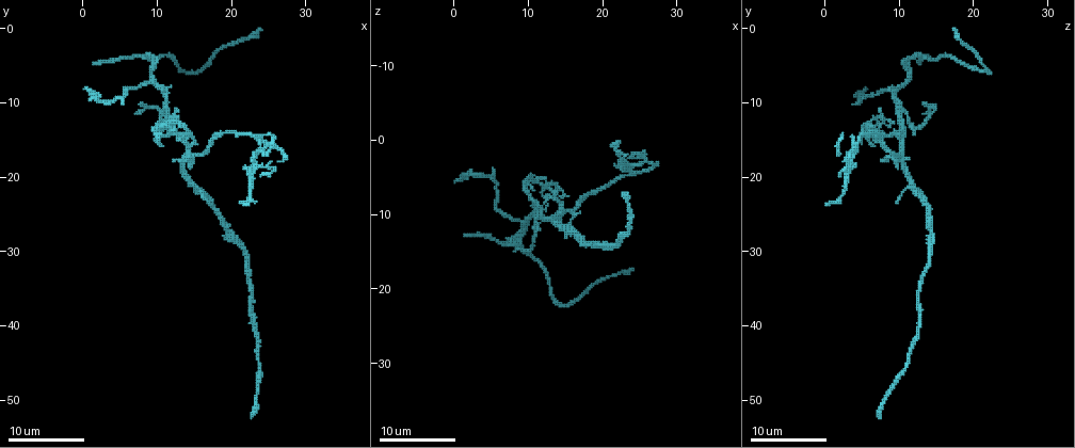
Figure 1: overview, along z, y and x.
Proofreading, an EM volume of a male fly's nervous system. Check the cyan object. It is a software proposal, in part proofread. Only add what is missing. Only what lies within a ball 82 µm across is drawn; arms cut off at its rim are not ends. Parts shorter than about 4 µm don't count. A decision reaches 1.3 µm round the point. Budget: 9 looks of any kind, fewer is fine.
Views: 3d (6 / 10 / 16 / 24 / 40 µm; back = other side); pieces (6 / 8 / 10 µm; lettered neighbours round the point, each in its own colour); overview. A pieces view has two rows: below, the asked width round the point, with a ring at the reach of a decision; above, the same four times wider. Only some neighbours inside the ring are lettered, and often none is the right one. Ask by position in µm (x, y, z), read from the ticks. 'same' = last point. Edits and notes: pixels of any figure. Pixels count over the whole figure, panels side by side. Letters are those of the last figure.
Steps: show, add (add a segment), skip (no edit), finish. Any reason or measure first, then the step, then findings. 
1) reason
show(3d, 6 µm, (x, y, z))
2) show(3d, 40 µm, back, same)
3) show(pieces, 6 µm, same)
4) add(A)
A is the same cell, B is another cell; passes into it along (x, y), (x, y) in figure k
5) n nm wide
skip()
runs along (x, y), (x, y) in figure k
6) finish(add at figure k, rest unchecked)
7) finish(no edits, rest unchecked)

branch stops here
show(pieces, 10 µm, (7.5, 10.0, 13.5))

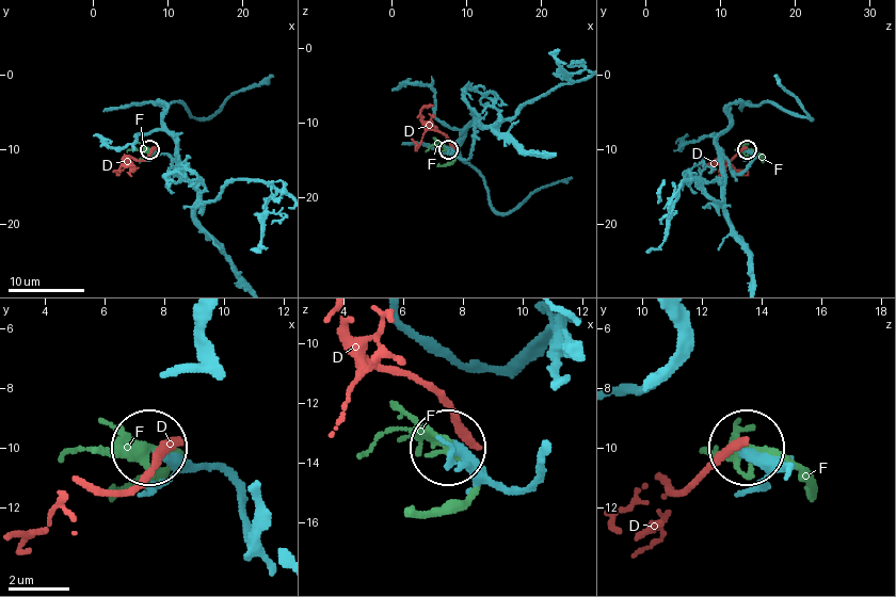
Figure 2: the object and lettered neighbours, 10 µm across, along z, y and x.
310 nm wide
skip()
D and F are other cells; none of them fits

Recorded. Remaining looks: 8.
branch stops here
show(pieces, 10 µm, (2.0, 4.5, 13.0))

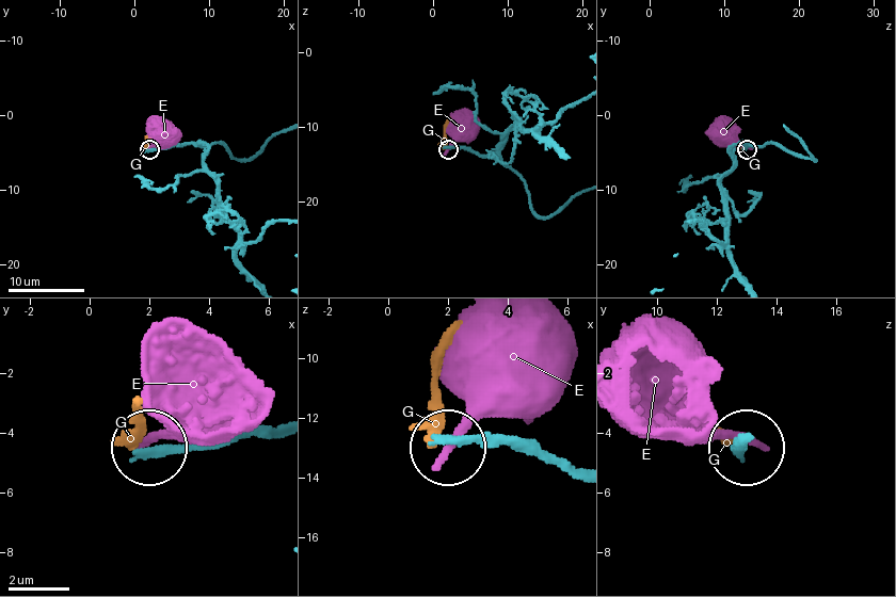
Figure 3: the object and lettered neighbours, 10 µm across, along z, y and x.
250 nm wide
skip()
E and G are other cells; runs along (575, 468), (498, 445), (448, 445) in figure 3; no lettered segment goes on from it

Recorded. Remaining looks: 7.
an open end
show(pieces, 8 µm, (5.5, 10.5, 4.0))

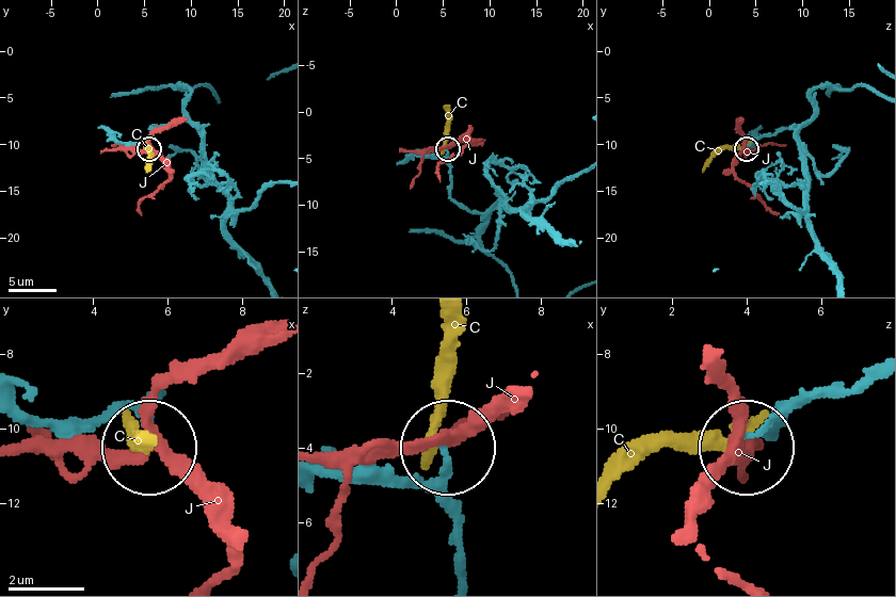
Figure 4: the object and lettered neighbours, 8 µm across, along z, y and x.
skip()
C and J are other cells; runs along (869, 371), (850, 387), (802, 393), (748, 434) in figure 4; no lettered segment goes on from it

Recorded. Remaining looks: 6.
an open end
show(pieces, 10 µm, (0.0, 8.0, 5.5))

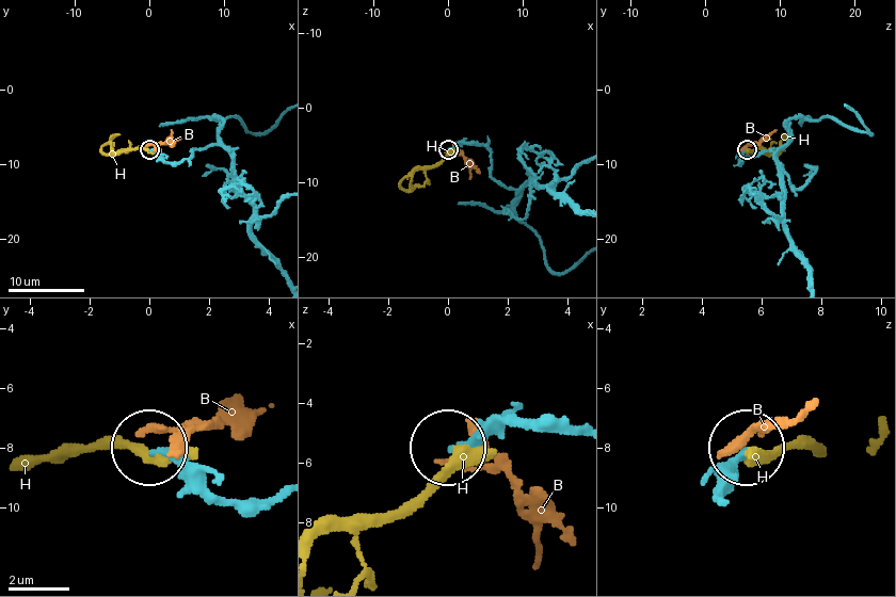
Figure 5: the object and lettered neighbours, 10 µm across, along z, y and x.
skip()
B and H are other cells; runs along (234, 163), (217, 144), (176, 162), (150, 150) in figure 5; no lettered segment goes on from it

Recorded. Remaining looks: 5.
finish(no edits, rest unchecked)

